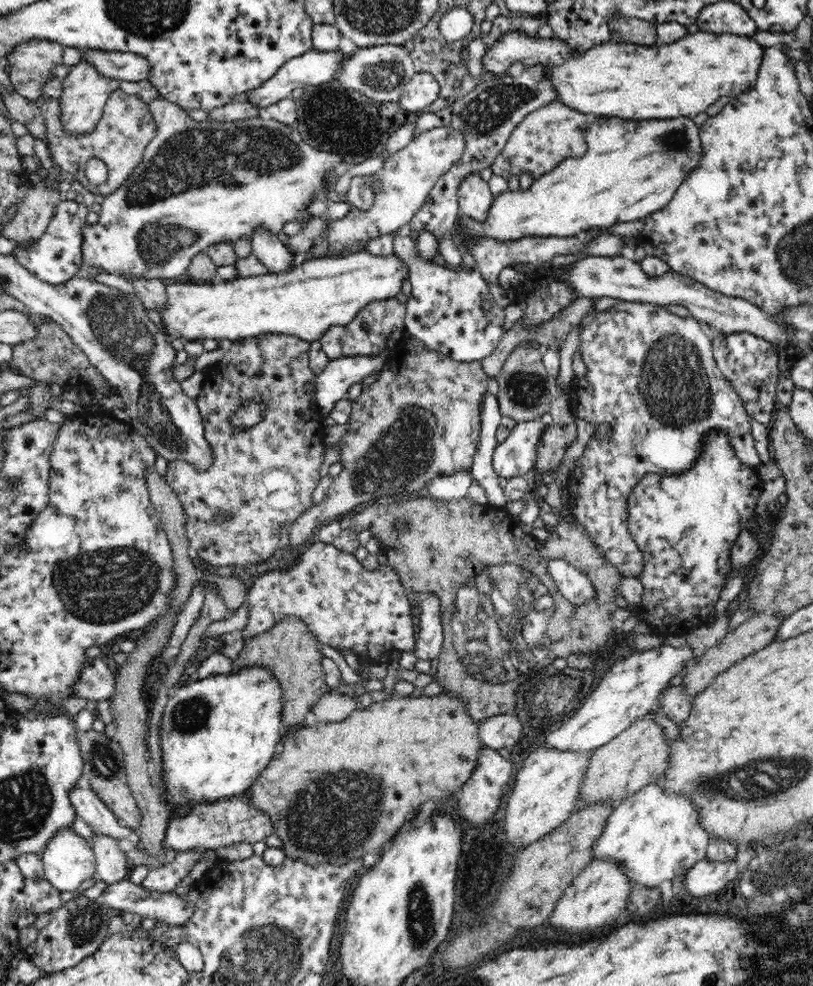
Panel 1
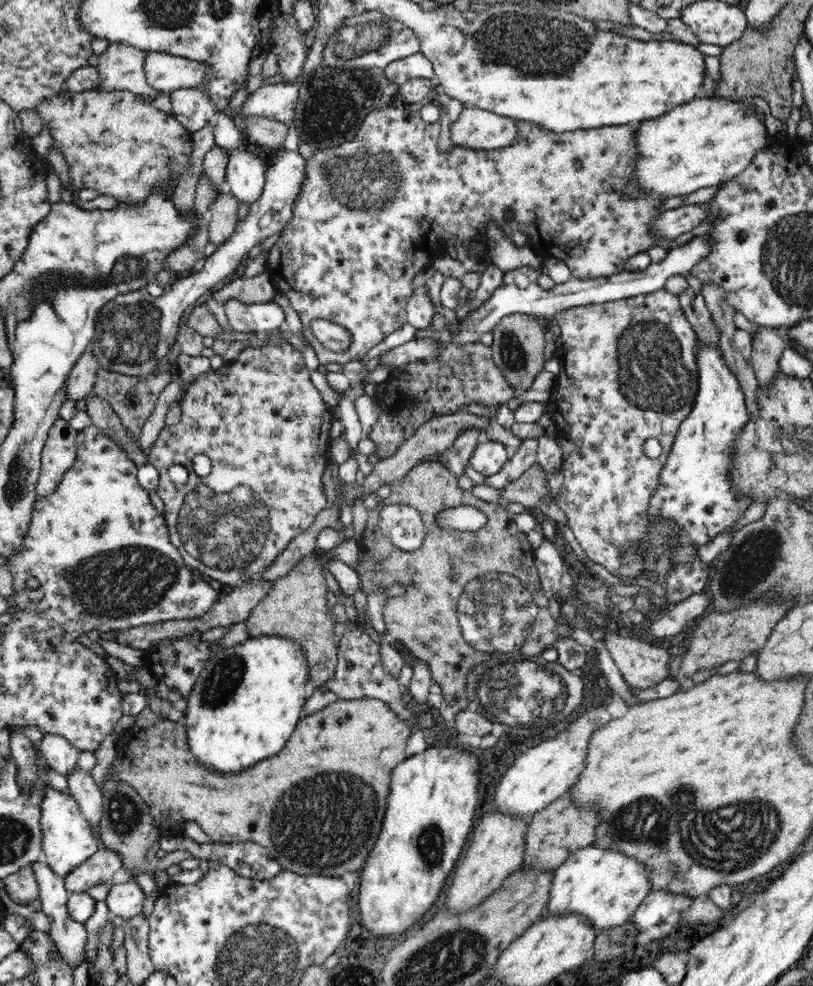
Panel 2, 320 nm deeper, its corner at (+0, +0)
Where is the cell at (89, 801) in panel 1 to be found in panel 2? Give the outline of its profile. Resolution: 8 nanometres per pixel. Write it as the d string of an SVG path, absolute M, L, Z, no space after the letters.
M45 734L38 750L44 762L60 774L68 774L78 764L79 750L59 734Z

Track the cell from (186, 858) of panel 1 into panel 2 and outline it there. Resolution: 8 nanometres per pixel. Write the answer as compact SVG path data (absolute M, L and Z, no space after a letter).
M136 880L126 883L111 884L105 902L110 916L119 916L122 920L130 920L142 912L144 892Z

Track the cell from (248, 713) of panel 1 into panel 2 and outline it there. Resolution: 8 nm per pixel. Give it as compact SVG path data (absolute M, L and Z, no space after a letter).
M282 635L251 637L249 640L236 644L235 646L222 648L222 650L209 658L190 696L187 698L187 702L182 706L186 708L185 718L182 723L186 727L187 741L190 750L192 750L192 754L196 754L196 758L198 758L204 766L208 766L208 768L212 768L212 770L218 770L218 772L222 772L222 774L234 774L234 772L246 770L246 768L254 766L256 762L260 762L260 760L264 760L264 758L268 758L268 756L278 754L278 752L284 748L284 745L292 736L296 725L302 718L300 713L303 712L305 702L308 699L305 688L309 679L307 654L302 651L302 647L298 647L298 644L294 643L294 641L288 637Z

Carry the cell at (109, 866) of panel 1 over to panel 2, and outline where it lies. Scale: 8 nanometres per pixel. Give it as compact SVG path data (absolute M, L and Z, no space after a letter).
M76 764L76 768L65 776L68 779L69 793L76 799L84 818L96 830L103 814L103 796L92 775Z

